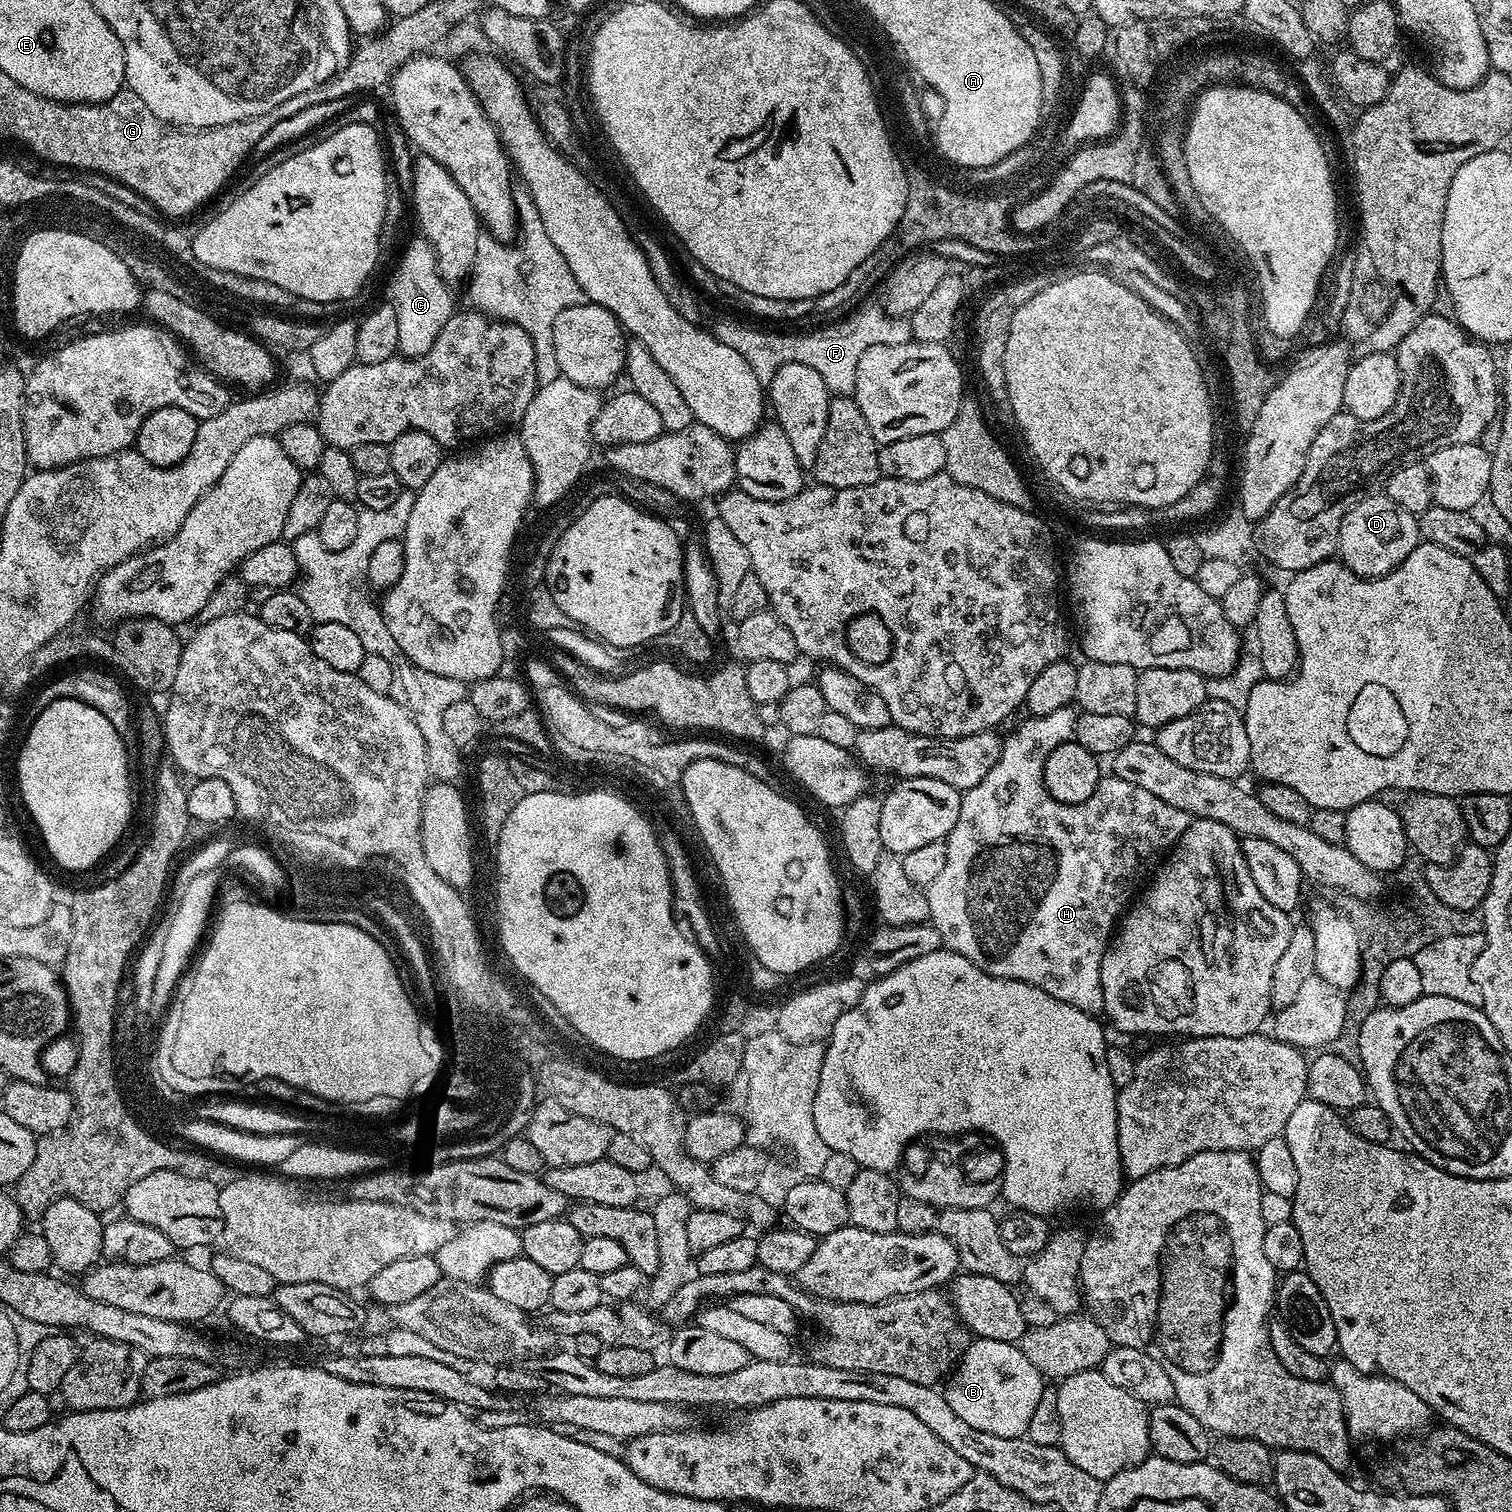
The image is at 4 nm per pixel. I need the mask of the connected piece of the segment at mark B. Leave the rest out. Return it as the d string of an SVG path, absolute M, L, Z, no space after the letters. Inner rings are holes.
M976 1338L947 1377L947 1384L944 1397L962 1422L974 1426L974 1430L998 1434L998 1438L1014 1438L1027 1433L1046 1380L1013 1341Z

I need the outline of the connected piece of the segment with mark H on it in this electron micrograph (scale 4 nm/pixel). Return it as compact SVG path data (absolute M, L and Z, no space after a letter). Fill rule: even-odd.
M1071 707L1054 710L1054 714L1045 716L1028 716L1009 734L1000 746L1000 757L984 778L969 792L963 793L960 798L960 813L954 830L946 838L946 866L942 866L942 874L934 878L934 882L927 885L926 893L929 902L928 920L933 928L938 930L943 947L949 952L962 954L978 970L991 976L1017 980L1038 986L1038 990L1046 990L1050 998L1058 998L1058 1002L1066 1002L1083 1012L1100 1014L1104 1012L1102 998L1102 958L1104 951L1114 935L1118 921L1123 917L1130 901L1133 899L1132 887L1153 869L1161 856L1171 849L1180 839L1182 833L1188 829L1192 818L1184 810L1177 810L1168 802L1162 801L1154 794L1147 793L1142 787L1133 786L1113 776L1101 777L1098 786L1090 794L1090 798L1078 804L1063 804L1058 802L1046 790L1044 785L1044 767L1050 751L1048 736L1056 736L1060 732L1060 720L1071 721L1074 712Z

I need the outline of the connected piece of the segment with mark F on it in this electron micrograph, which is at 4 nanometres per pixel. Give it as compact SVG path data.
M879 303L867 304L849 311L829 328L804 332L801 336L791 336L788 332L763 332L760 328L735 324L732 320L722 321L714 328L714 335L726 342L726 346L738 350L738 354L742 354L746 362L750 362L750 370L754 370L754 374L762 382L772 380L782 366L801 364L822 374L822 382L826 382L832 396L852 396L856 391L854 378L858 370L858 358L862 358L862 354L866 354L870 346L894 346L906 344L912 339L911 319L889 316Z

